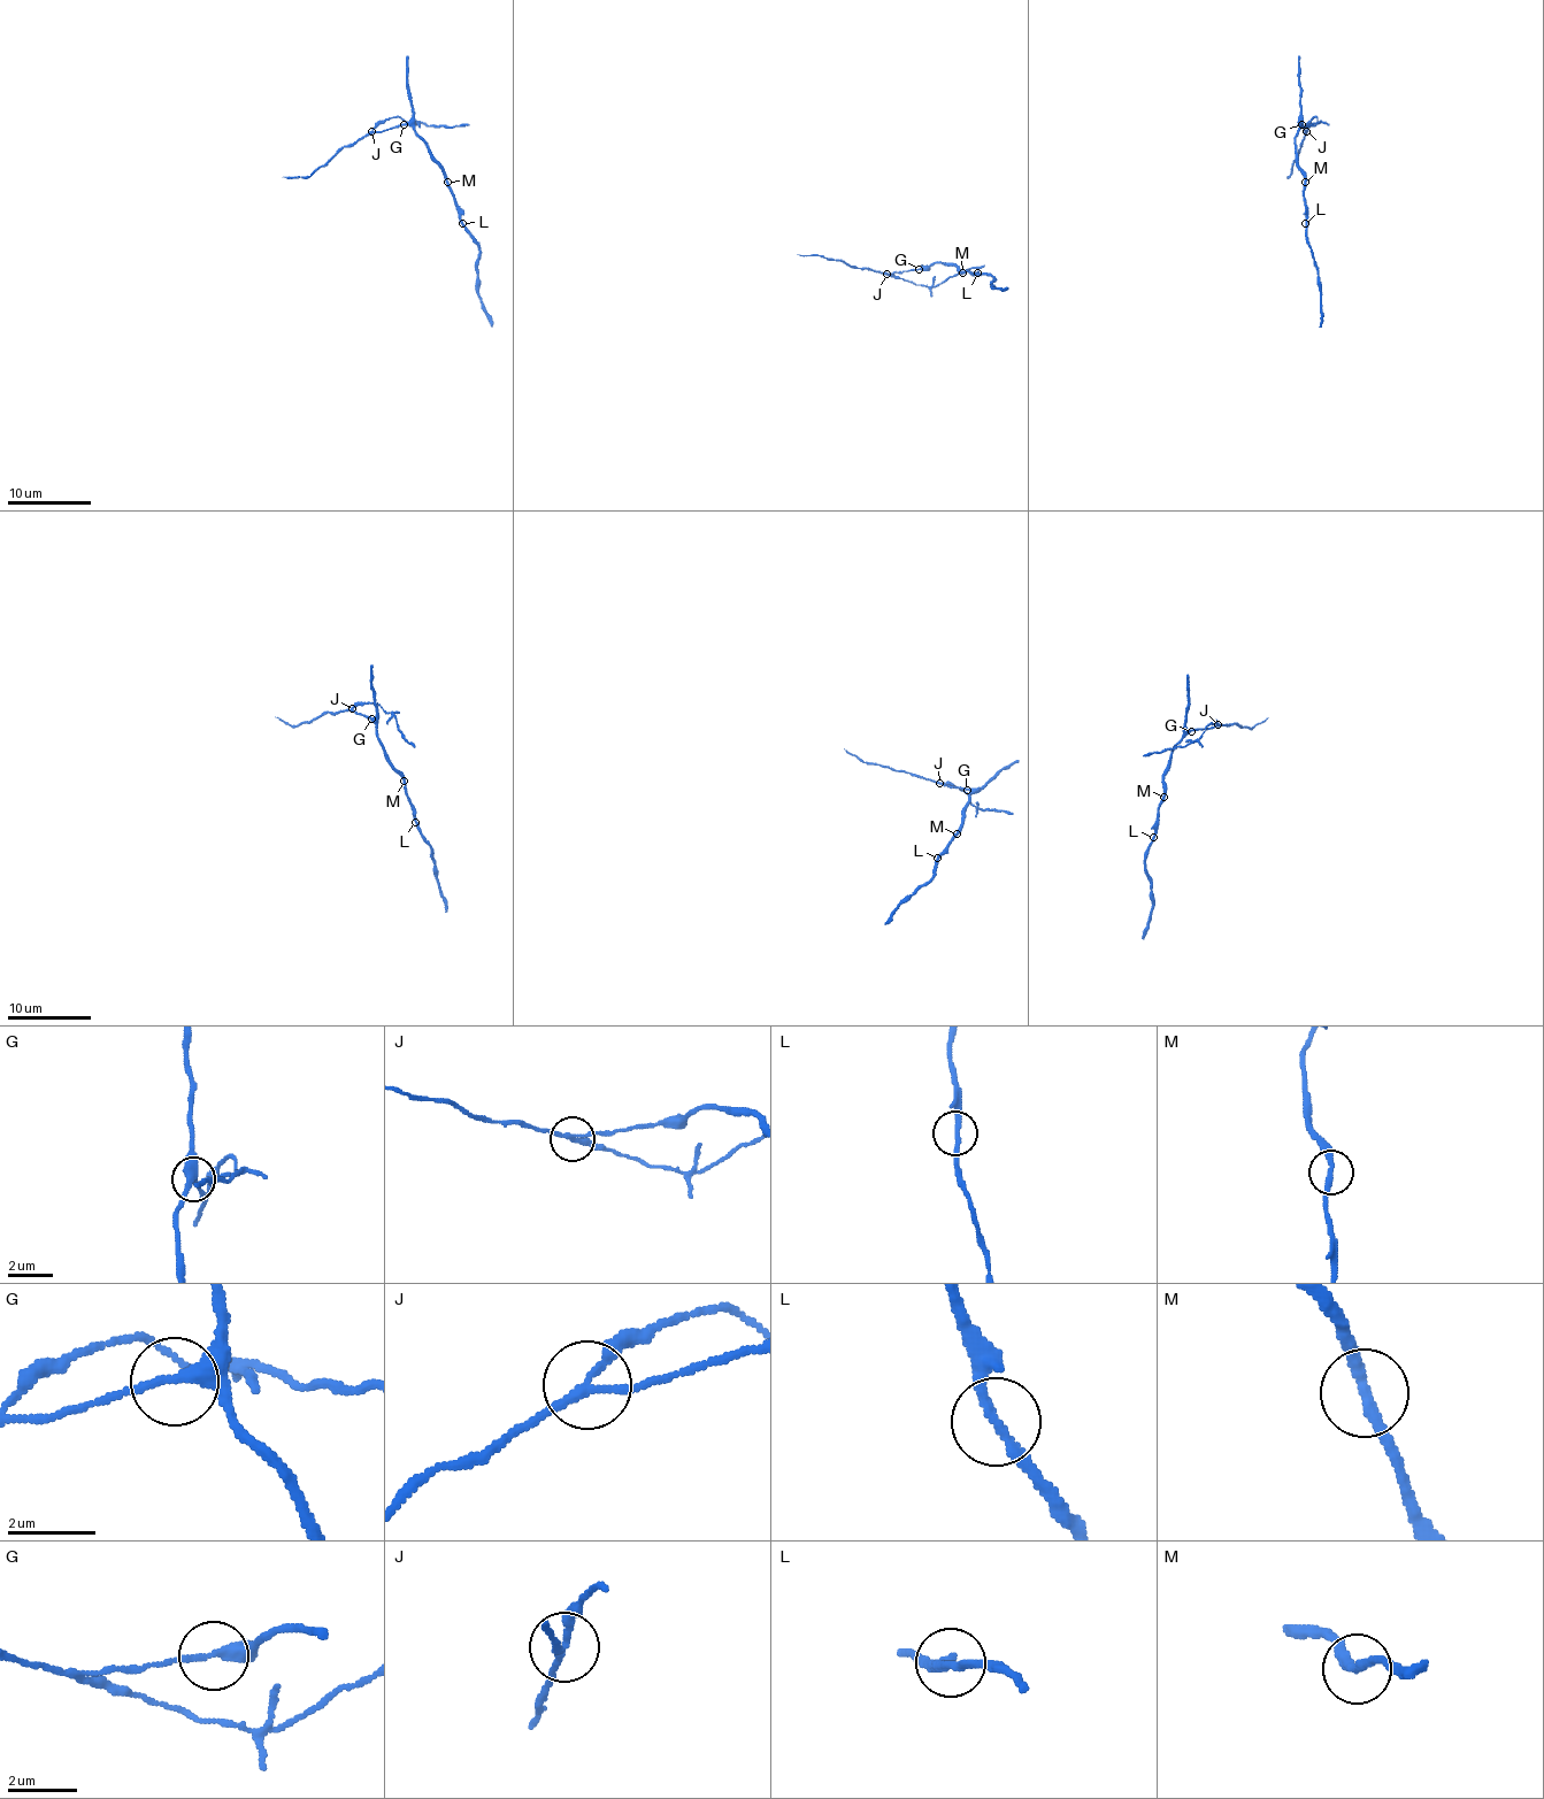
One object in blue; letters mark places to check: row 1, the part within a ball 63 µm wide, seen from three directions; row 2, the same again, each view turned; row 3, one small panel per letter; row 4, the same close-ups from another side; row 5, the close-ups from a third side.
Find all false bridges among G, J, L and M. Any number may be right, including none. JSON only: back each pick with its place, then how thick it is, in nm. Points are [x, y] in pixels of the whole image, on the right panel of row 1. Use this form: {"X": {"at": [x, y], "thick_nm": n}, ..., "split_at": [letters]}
{"J": {"at": [1306, 131], "thick_nm": 170}, "split_at": ["J"]}

